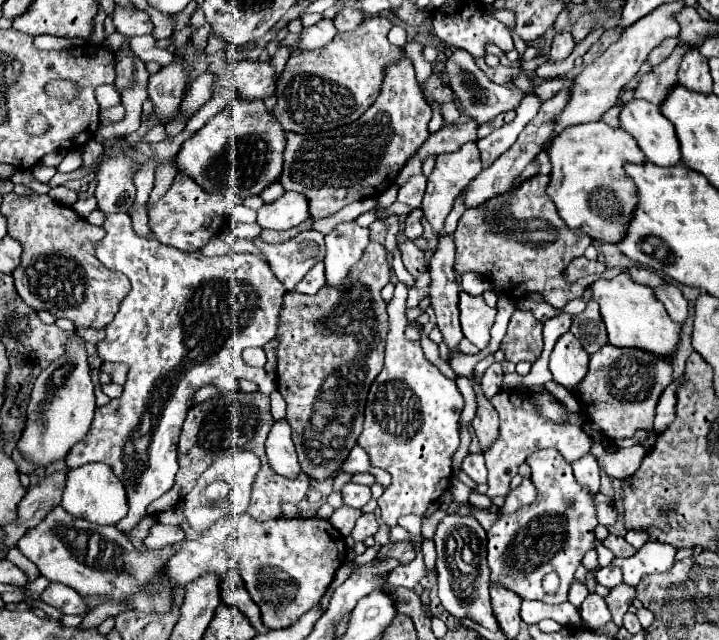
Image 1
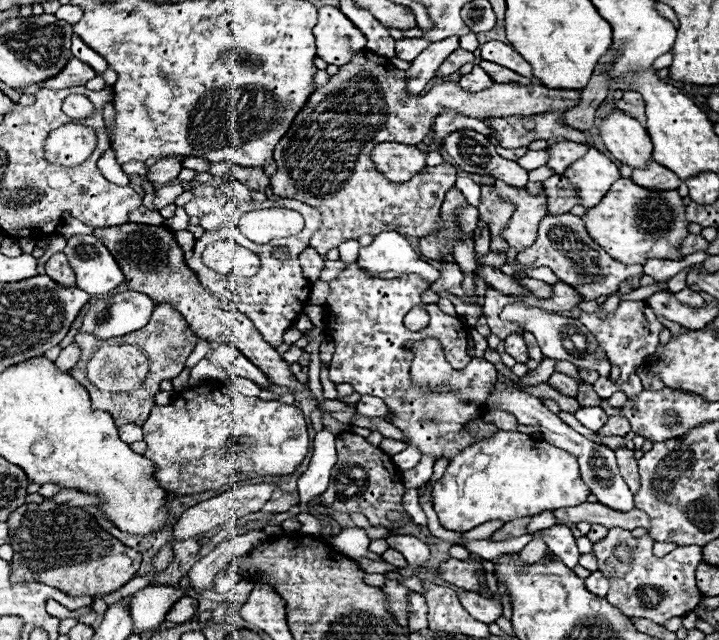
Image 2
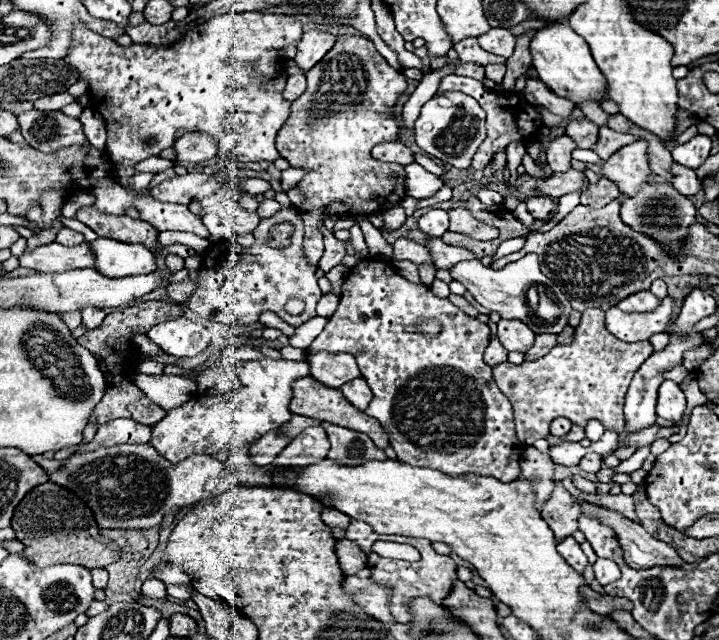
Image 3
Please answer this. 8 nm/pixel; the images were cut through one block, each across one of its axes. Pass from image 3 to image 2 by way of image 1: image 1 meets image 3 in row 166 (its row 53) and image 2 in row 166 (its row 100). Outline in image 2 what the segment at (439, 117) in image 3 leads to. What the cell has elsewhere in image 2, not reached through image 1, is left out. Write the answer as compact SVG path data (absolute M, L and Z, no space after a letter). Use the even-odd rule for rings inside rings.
M456 130L444 138L442 146L454 158L454 164L472 174L490 174L514 188L524 188L528 172L512 160L504 160L496 154L490 140L474 130Z

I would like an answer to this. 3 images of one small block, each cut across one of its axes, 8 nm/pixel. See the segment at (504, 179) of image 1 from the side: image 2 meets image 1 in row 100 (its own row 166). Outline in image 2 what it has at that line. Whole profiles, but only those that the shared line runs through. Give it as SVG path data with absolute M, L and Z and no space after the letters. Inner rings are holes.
M558 142L554 146L548 148L548 162L546 166L554 172L554 174L562 174L574 160L582 158L588 152L588 146L584 144L576 144L576 142Z

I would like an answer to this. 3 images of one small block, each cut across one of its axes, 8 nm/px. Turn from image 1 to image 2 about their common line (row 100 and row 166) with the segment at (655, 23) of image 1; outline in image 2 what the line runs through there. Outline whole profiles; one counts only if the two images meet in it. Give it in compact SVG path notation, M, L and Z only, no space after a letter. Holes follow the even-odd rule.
M590 148L580 160L566 168L564 176L578 192L580 204L586 208L594 208L594 204L598 204L602 196L606 196L610 184L620 178L620 172L612 160L608 160L596 148Z

